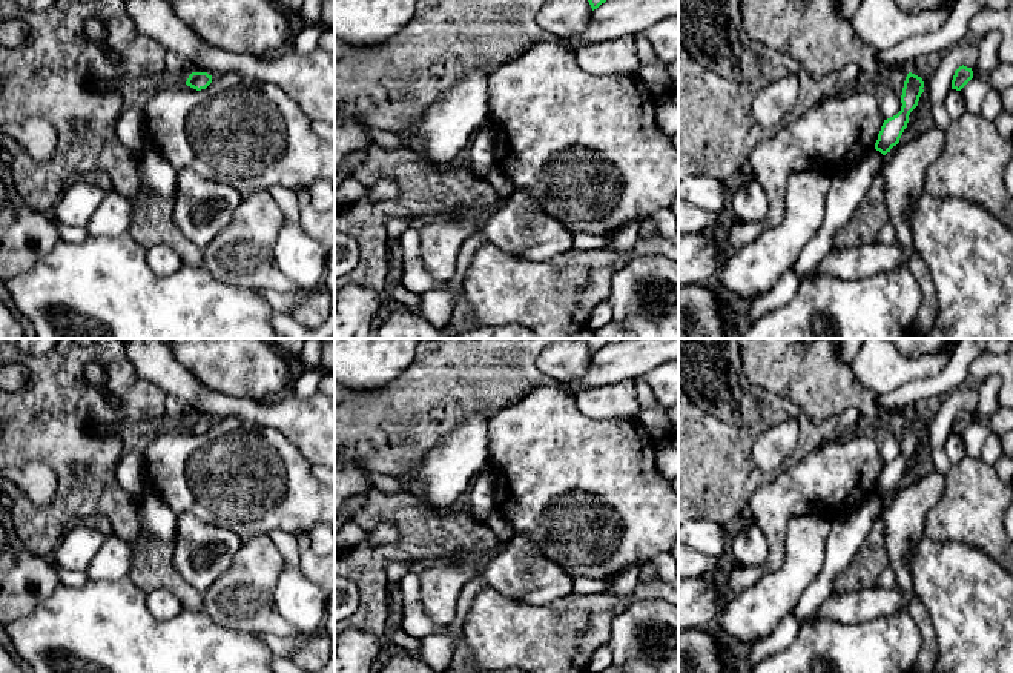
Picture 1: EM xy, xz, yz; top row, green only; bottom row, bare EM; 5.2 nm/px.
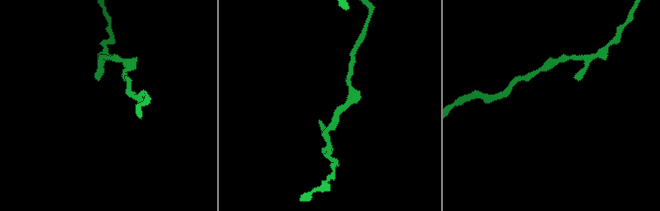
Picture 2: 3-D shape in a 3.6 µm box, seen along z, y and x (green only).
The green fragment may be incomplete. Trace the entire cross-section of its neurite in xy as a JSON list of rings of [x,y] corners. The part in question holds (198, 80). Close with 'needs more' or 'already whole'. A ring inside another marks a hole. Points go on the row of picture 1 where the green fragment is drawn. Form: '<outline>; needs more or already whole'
[[[192,72],[186,81],[187,86],[201,91],[206,89],[212,83],[212,75],[207,72]]]; already whole

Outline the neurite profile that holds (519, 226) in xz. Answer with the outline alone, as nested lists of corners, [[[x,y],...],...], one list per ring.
[[[523,189],[500,198],[480,234],[503,252],[530,261],[545,261],[568,252],[574,244],[574,234]]]

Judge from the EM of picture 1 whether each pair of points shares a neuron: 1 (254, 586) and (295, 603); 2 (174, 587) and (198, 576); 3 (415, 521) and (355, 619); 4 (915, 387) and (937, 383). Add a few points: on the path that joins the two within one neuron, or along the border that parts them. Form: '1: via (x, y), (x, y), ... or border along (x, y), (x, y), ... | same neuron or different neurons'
1: border along (284, 566), (273, 593), (273, 604), (292, 624) | different neurons
2: border along (174, 547), (172, 567), (201, 593) | different neurons
3: via (399, 546), (372, 570), (372, 595) | same neuron
4: via (920, 387), (932, 387) | same neuron

